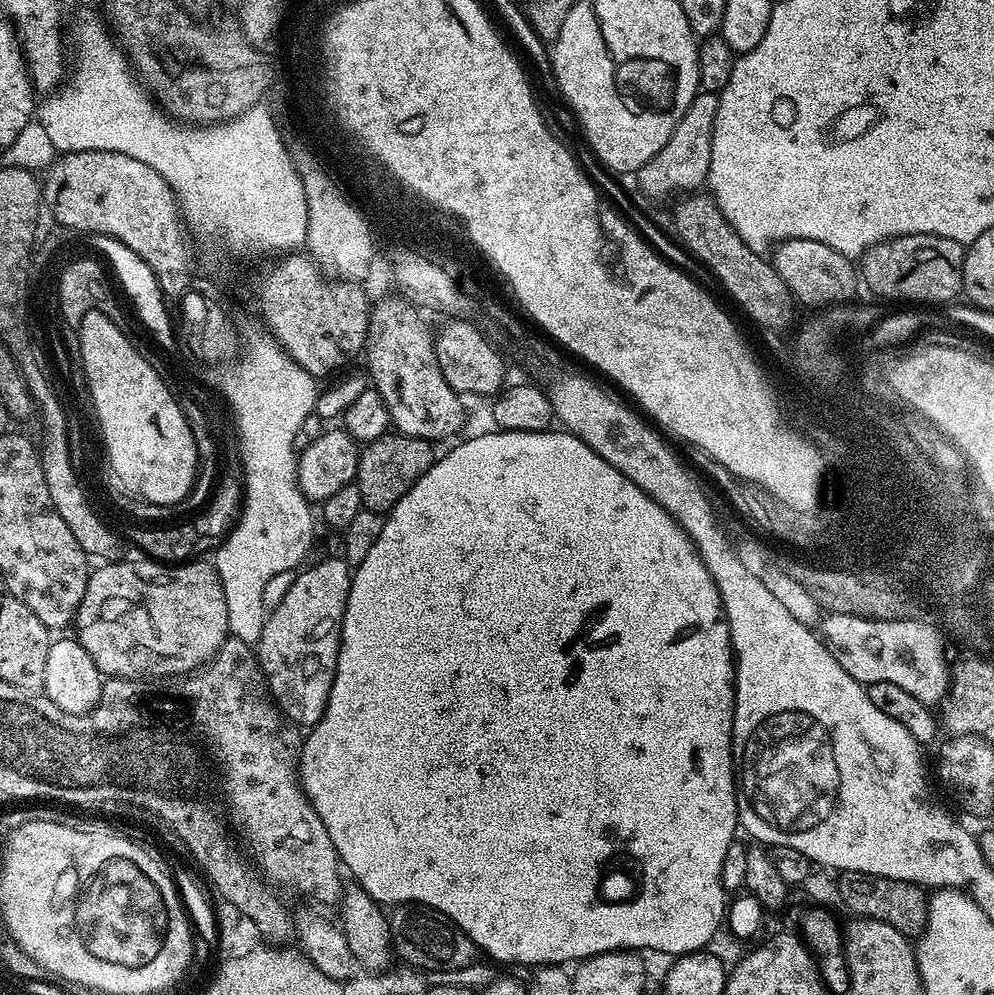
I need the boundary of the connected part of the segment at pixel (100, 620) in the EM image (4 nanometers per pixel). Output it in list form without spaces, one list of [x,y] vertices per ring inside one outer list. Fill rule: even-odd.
[[[151,558],[122,559],[113,559],[113,564],[104,564],[89,575],[86,594],[74,613],[75,639],[94,658],[100,673],[121,680],[164,682],[203,668],[229,635],[226,594],[215,567],[203,564],[200,558],[179,564],[162,564]]]

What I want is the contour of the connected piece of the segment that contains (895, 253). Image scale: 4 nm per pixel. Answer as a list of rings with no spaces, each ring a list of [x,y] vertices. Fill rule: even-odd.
[[[935,234],[893,236],[873,245],[858,260],[858,272],[872,292],[888,300],[913,300],[918,304],[944,304],[961,295],[965,245]],[[947,300],[952,300],[948,301]]]

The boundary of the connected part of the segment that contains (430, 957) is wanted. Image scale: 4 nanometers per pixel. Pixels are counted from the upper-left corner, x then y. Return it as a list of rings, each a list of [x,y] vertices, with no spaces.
[[[397,904],[390,912],[392,948],[408,964],[425,968],[425,973],[462,970],[477,959],[476,943],[446,914],[425,904]]]

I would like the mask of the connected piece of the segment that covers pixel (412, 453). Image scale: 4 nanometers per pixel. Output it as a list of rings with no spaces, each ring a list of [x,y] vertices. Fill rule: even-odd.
[[[398,431],[369,440],[360,448],[360,461],[355,486],[362,494],[364,508],[369,512],[386,514],[430,470],[434,459],[433,445],[422,438],[404,436]]]

